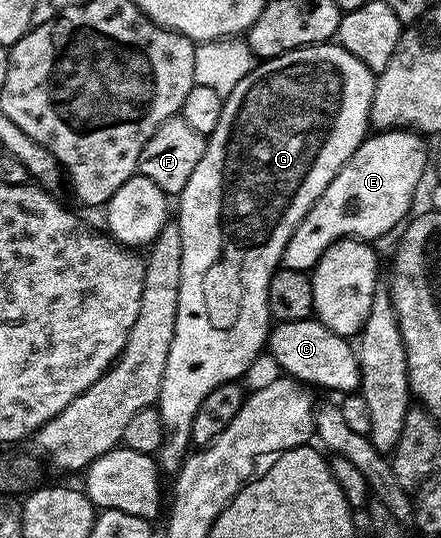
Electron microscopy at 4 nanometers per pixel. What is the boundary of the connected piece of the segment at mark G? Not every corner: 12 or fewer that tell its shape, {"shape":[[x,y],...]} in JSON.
{"shape":[[338,42],[256,63],[177,197],[157,463],[243,378],[293,230],[368,135]]}

